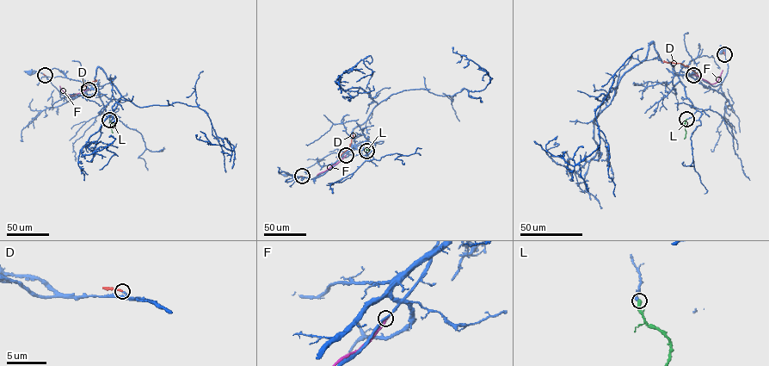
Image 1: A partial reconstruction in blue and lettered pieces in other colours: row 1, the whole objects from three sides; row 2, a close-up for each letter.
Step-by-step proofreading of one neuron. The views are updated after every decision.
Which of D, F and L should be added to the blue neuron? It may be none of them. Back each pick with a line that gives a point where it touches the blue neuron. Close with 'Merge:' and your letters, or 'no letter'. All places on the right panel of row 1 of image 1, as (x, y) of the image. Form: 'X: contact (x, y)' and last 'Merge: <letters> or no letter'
L: contact (686, 119)
Merge: L

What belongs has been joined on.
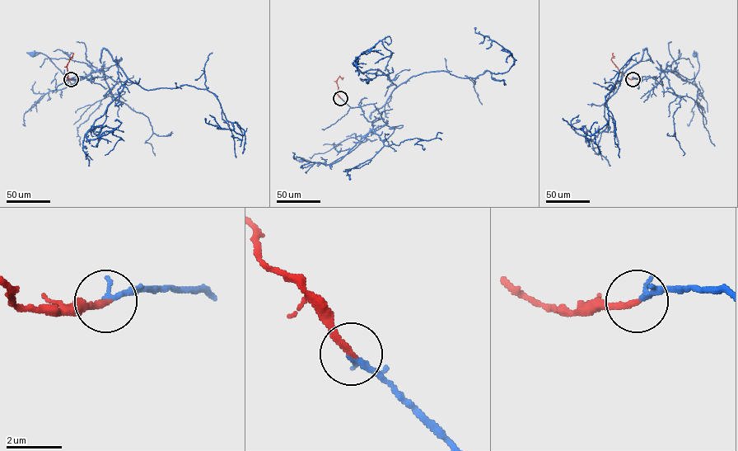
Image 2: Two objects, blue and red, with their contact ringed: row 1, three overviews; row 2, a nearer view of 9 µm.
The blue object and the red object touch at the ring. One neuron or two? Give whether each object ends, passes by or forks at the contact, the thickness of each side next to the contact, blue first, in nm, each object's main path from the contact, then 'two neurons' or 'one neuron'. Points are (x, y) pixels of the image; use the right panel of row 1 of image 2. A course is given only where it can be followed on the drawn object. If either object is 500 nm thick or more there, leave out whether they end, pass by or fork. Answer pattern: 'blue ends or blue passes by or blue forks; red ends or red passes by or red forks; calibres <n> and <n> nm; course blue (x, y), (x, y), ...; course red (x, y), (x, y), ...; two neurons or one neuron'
blue ends; red ends; calibres 200 and 220 nm; course blue (632, 79), (674, 71), (691, 79), (698, 70), (695, 54); course red (632, 79), (620, 72), (612, 61), (613, 53); one neuron

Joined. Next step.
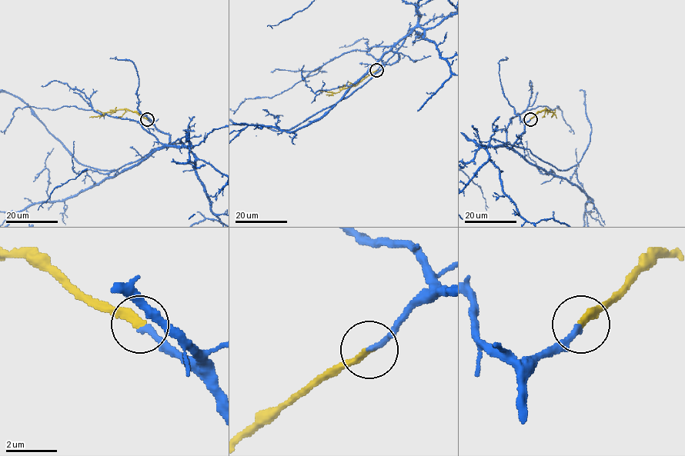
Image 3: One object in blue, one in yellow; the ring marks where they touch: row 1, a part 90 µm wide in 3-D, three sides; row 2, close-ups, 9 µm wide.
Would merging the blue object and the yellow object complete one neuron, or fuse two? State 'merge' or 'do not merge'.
merge

